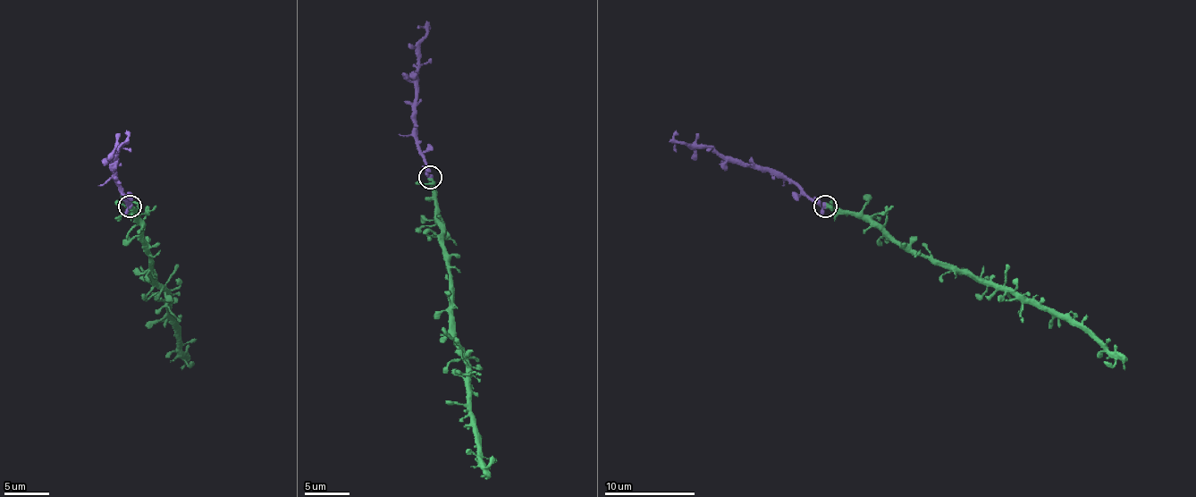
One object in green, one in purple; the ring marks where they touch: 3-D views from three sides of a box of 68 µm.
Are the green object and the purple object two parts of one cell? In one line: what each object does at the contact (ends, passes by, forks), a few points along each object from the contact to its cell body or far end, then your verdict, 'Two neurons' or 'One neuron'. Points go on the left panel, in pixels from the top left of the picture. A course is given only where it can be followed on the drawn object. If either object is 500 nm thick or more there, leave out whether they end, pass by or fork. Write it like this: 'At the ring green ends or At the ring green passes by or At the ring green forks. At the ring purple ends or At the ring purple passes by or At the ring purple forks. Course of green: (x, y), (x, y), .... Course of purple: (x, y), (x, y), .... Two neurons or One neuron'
At the ring green passes by. At the ring purple ends. Course of green: (130, 206), (137, 212), (155, 280), (166, 291), (178, 349), (184, 361), (182, 370). Course of purple: (130, 206), (114, 172), (119, 147), (128, 138), (128, 130). One neuron

